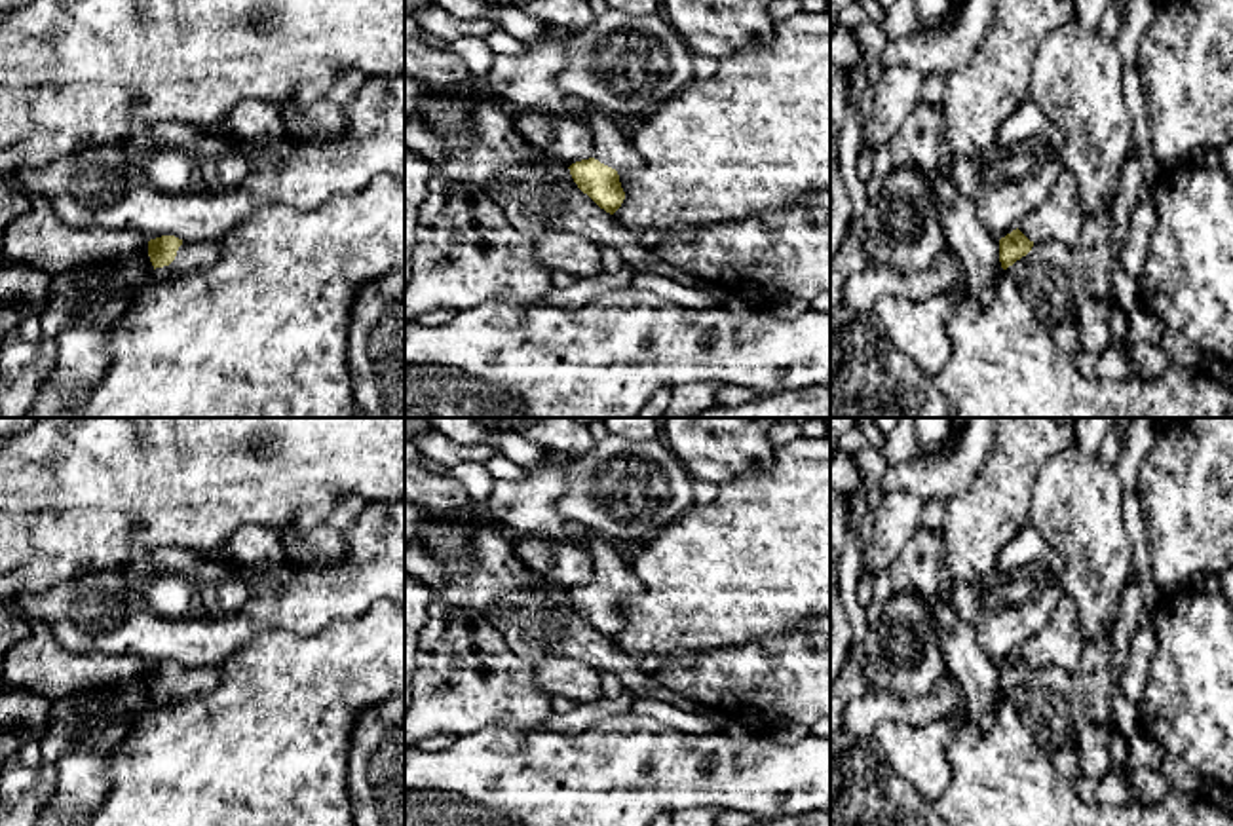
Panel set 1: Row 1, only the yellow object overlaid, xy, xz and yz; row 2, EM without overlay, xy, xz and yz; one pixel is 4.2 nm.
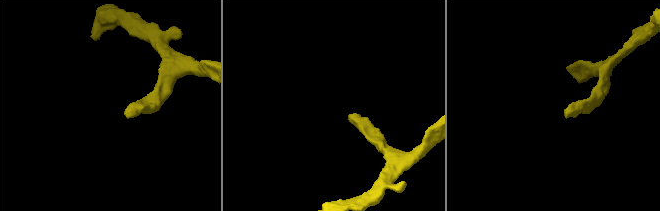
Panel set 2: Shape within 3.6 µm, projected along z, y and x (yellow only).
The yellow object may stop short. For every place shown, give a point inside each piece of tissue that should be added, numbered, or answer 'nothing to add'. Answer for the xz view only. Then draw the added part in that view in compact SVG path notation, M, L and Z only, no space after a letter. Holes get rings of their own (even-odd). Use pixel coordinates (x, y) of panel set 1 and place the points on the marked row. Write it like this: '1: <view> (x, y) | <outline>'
1: xz (529, 80) | M547 27L526 44L521 55L496 55L483 82L496 97L522 110L543 110L579 116L593 133L593 158L621 173L642 165L642 158L627 141L625 125L602 110L566 95L557 76L566 65L566 34L553 34Z

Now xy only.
1: xy (192, 255) | M220 239L182 241L175 260L169 266L156 268L158 277L180 277L209 266L220 249Z

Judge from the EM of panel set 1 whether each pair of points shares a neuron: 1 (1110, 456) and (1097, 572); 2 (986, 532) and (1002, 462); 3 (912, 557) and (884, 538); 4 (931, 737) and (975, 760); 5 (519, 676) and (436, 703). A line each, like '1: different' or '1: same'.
1: different
2: same
3: different
4: different
5: same

